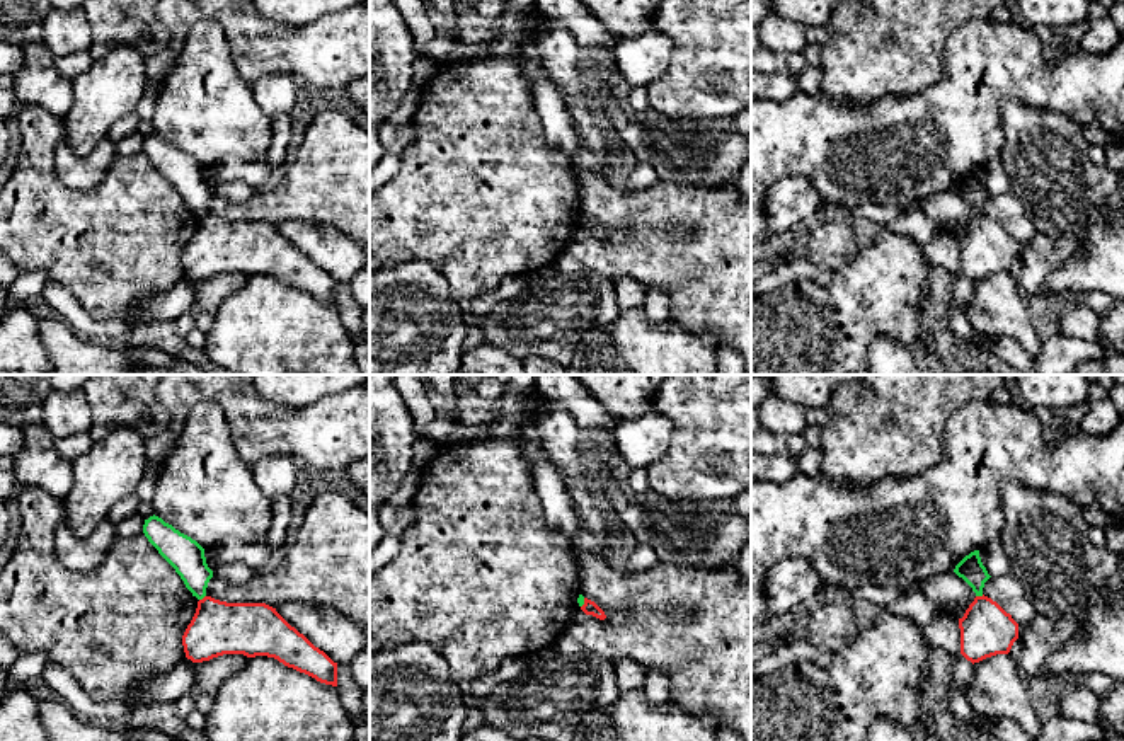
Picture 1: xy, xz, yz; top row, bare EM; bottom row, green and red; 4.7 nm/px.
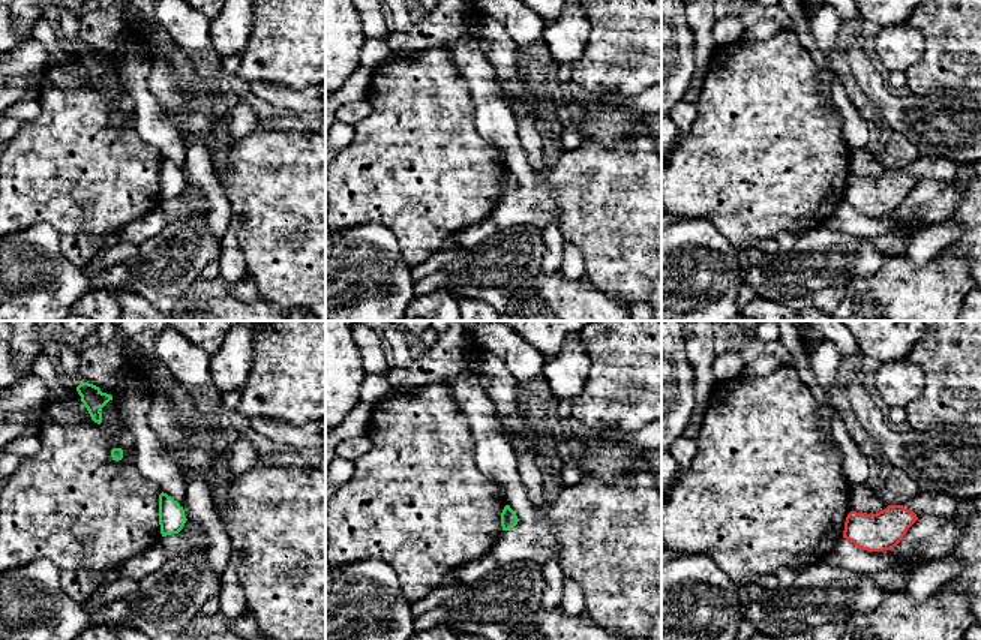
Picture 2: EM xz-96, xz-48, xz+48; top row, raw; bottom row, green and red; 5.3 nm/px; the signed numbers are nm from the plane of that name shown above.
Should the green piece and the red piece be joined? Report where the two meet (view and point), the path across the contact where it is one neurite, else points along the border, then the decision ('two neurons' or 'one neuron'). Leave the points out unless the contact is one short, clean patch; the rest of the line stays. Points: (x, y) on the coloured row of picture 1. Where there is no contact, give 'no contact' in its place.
contact yz (980, 595); border yz (983, 595), (976, 597); two neurons

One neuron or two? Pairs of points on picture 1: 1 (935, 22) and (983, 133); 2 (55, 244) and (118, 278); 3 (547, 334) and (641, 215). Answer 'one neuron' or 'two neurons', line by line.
1: two neurons
2: one neuron
3: two neurons

